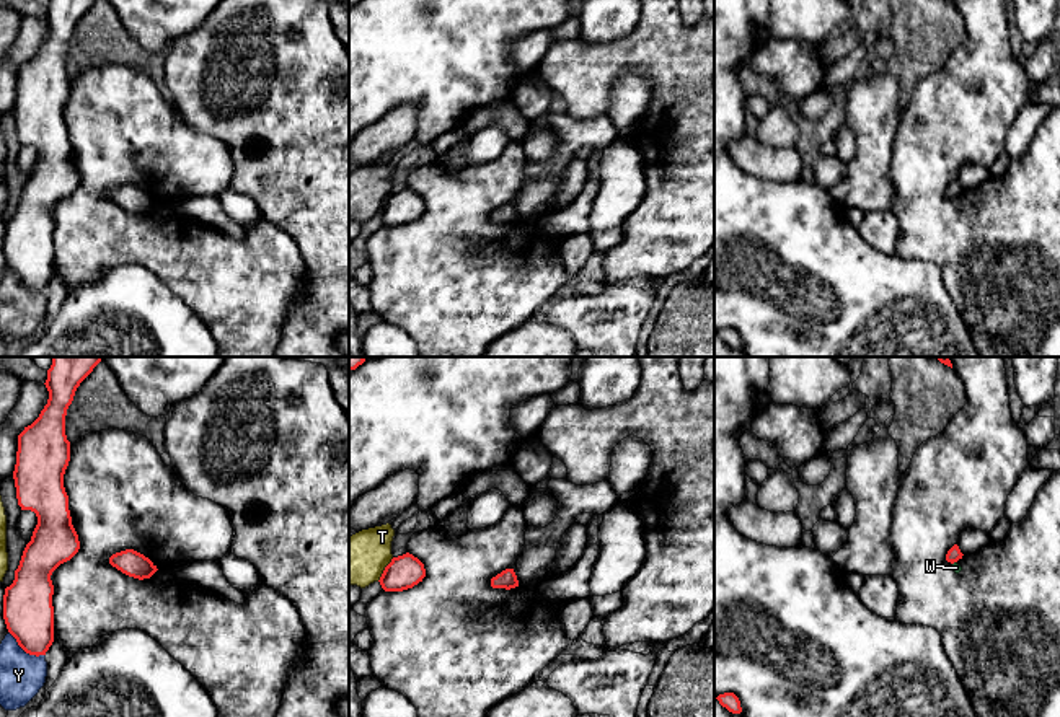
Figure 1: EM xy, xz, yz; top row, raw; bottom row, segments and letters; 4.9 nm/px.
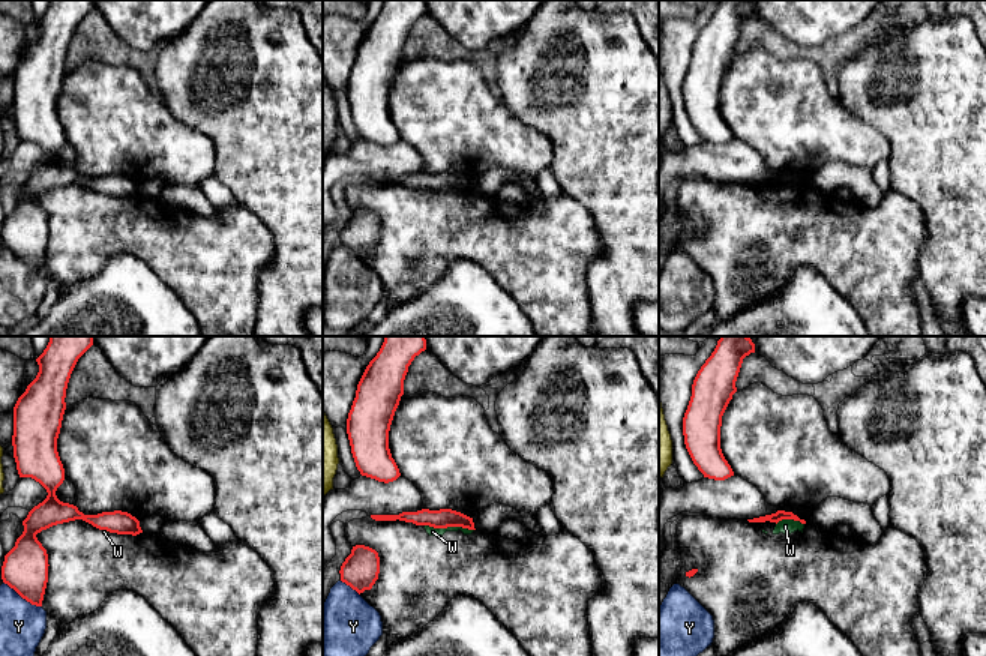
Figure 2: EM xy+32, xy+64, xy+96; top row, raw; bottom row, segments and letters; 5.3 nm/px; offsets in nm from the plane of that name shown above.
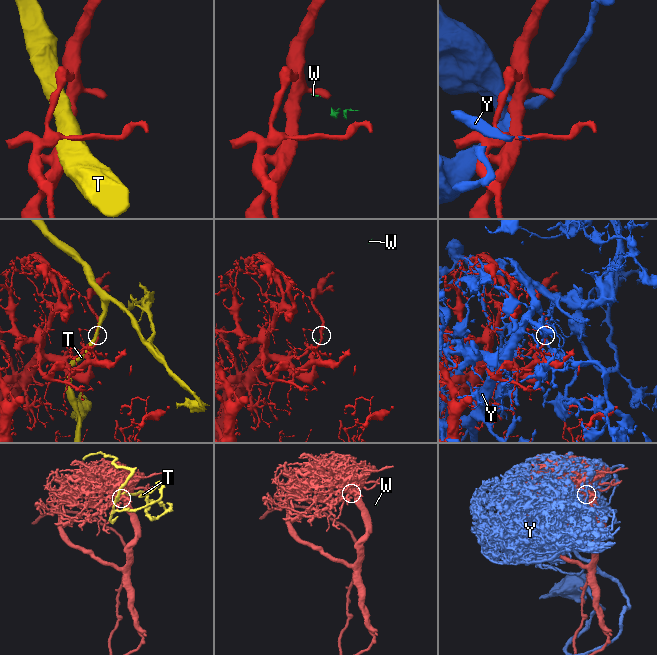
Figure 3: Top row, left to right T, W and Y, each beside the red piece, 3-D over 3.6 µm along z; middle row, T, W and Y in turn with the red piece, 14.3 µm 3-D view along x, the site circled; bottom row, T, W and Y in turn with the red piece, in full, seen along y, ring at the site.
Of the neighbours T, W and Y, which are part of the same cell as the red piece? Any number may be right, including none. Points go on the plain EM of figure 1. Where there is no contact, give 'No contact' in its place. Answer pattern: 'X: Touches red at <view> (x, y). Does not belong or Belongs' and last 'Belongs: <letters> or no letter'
T: Touches red at xz (385, 204). Does not belong
W: Touches red at yz (954, 196). Does not belong
Y: Touches red at xy (25, 285). Does not belong
Belongs: no letter

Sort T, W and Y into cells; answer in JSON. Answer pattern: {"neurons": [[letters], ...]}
{"neurons": [["T"], ["W"], ["Y"]]}

